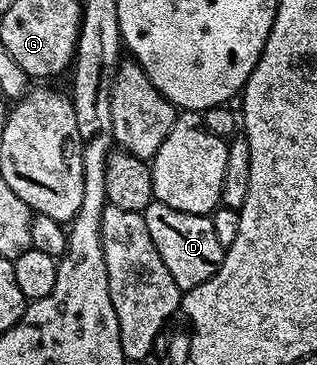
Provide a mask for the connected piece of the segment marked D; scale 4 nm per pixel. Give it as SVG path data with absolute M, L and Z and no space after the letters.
M155 199L144 208L143 215L146 219L146 231L150 231L150 239L154 239L154 247L158 247L158 255L162 255L166 271L170 271L170 276L174 278L174 283L178 283L181 291L206 283L206 279L210 279L218 271L226 247L218 243L211 216L187 214Z

